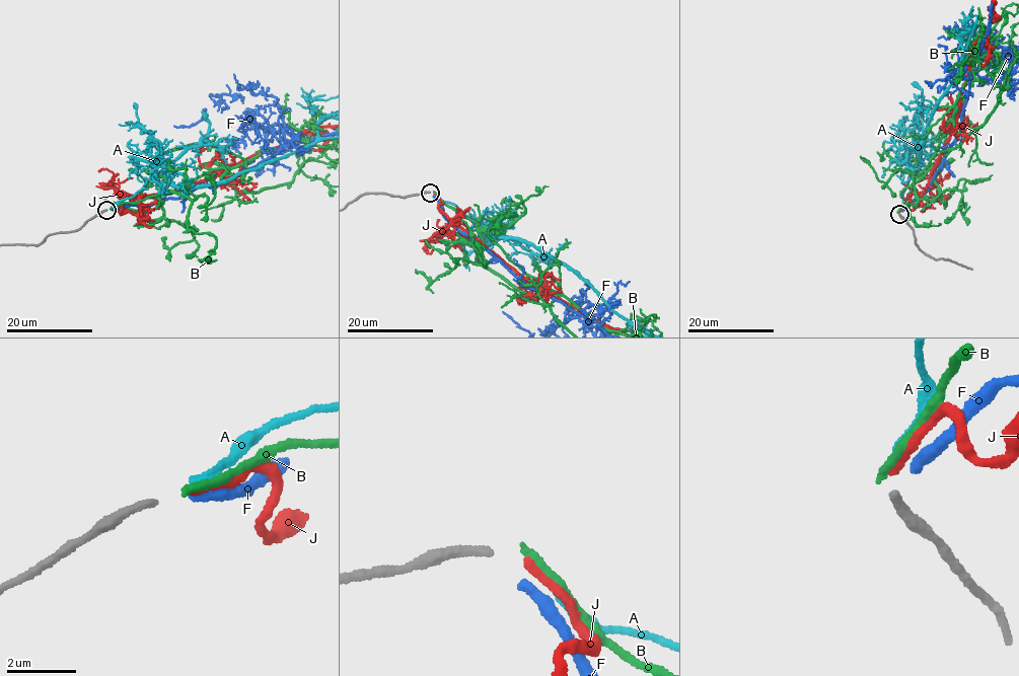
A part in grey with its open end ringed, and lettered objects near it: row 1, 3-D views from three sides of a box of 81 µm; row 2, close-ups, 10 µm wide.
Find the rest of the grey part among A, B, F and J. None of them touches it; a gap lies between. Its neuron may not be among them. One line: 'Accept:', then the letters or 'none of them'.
Accept: J

